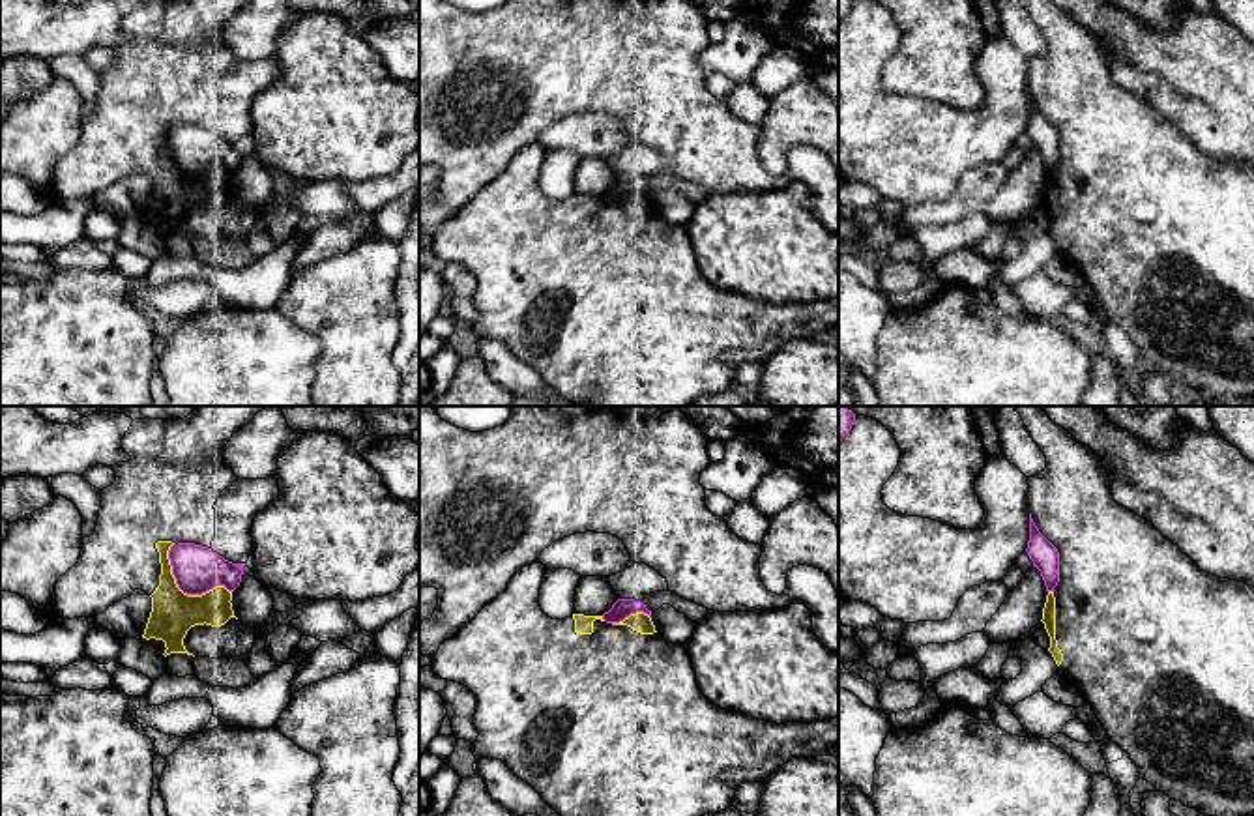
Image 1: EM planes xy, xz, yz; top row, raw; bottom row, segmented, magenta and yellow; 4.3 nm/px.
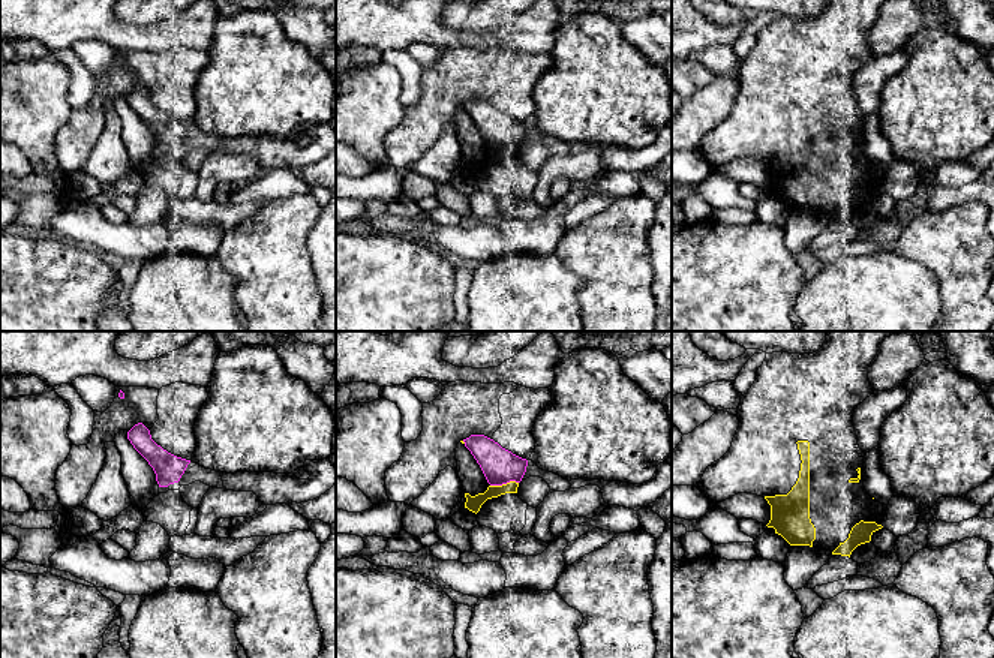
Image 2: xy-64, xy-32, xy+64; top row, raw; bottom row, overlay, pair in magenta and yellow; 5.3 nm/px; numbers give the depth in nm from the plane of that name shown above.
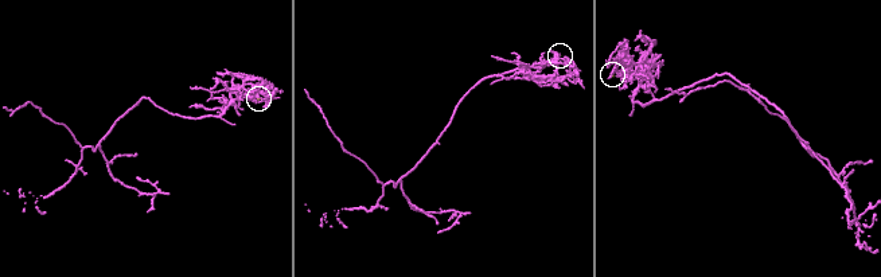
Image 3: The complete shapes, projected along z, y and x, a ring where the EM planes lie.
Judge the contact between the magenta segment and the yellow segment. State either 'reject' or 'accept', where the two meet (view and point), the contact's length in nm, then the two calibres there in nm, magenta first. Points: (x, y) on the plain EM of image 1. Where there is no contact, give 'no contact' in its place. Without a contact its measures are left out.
reject; meets magenta in xy at (186, 173); contact 340 nm long; 200 nm thick on the magenta side, 190 nm on the other

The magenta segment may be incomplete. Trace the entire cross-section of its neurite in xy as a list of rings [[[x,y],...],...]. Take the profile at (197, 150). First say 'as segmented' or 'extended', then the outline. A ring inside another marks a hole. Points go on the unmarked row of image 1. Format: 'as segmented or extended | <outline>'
as segmented | [[[174,124],[168,140],[178,168],[187,176],[202,176],[215,167],[234,172],[241,163],[243,144],[232,144],[202,125]]]

